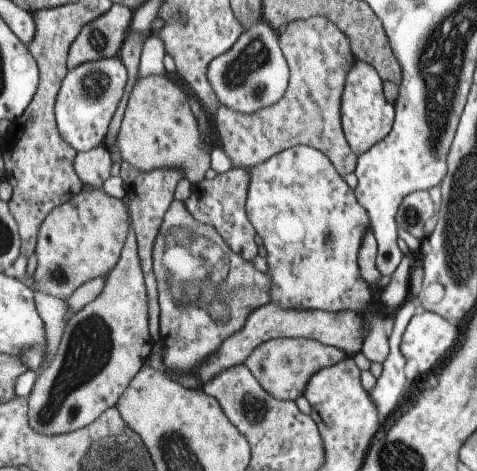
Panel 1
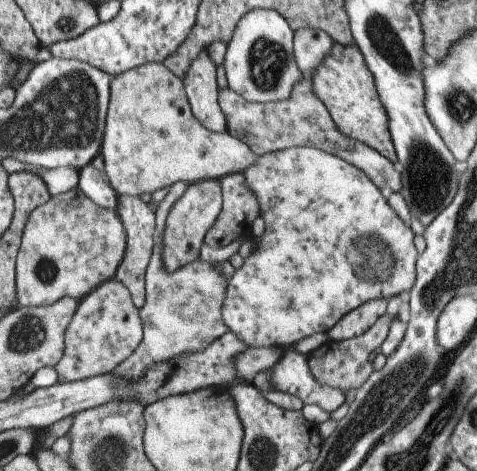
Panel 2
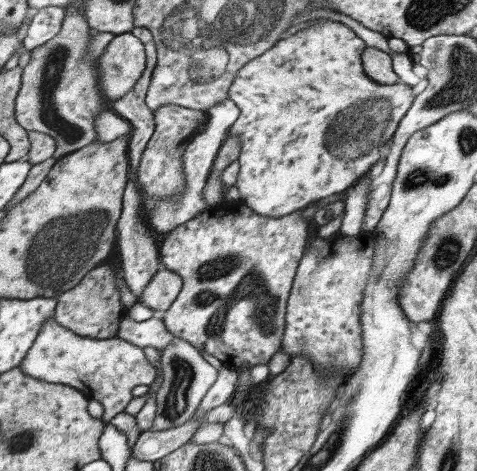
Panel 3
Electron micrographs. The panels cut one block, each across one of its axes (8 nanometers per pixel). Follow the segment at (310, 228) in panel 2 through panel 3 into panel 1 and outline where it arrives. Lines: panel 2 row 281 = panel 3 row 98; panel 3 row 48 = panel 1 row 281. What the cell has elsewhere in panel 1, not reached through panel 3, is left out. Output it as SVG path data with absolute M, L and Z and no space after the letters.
M295 146L289 150L283 150L271 158L267 158L265 162L261 162L259 166L253 166L249 172L249 190L247 190L247 200L245 200L245 214L249 224L253 226L253 232L263 240L263 248L265 248L265 260L267 260L267 276L269 276L269 304L281 306L285 310L319 310L319 312L361 312L361 306L369 306L375 298L373 292L369 290L369 284L361 278L359 274L359 264L357 264L357 256L359 256L359 246L363 236L367 234L365 230L371 230L369 226L369 218L367 212L357 204L355 200L355 192L347 188L347 184L341 180L341 176L335 172L335 168L329 164L329 160L315 148L309 146Z

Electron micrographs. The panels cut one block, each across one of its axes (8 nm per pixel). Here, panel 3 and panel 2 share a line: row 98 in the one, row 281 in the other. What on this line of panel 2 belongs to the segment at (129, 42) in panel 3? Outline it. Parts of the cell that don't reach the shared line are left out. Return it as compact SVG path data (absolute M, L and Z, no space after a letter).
M115 278L103 282L79 300L79 306L65 330L65 350L55 366L59 382L77 382L111 374L115 366L125 362L135 352L141 340L143 324L139 318L139 308L133 306L127 288Z

